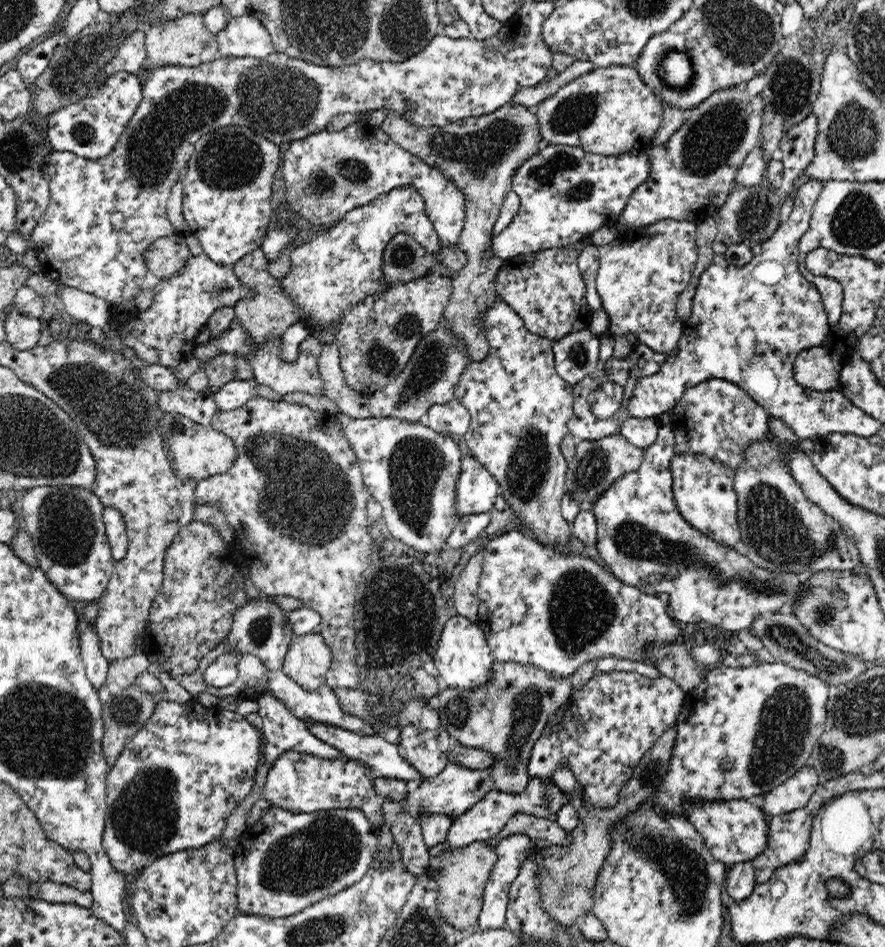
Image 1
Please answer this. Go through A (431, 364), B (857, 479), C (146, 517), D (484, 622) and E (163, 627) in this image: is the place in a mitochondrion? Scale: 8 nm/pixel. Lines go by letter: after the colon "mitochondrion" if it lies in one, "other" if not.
A: mitochondrion
B: other
C: other
D: other
E: other

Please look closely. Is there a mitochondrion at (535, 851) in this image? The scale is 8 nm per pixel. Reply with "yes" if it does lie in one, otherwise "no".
no

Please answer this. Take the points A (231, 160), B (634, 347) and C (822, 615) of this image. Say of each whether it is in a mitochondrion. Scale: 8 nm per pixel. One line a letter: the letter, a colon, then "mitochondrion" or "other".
A: mitochondrion
B: other
C: mitochondrion

